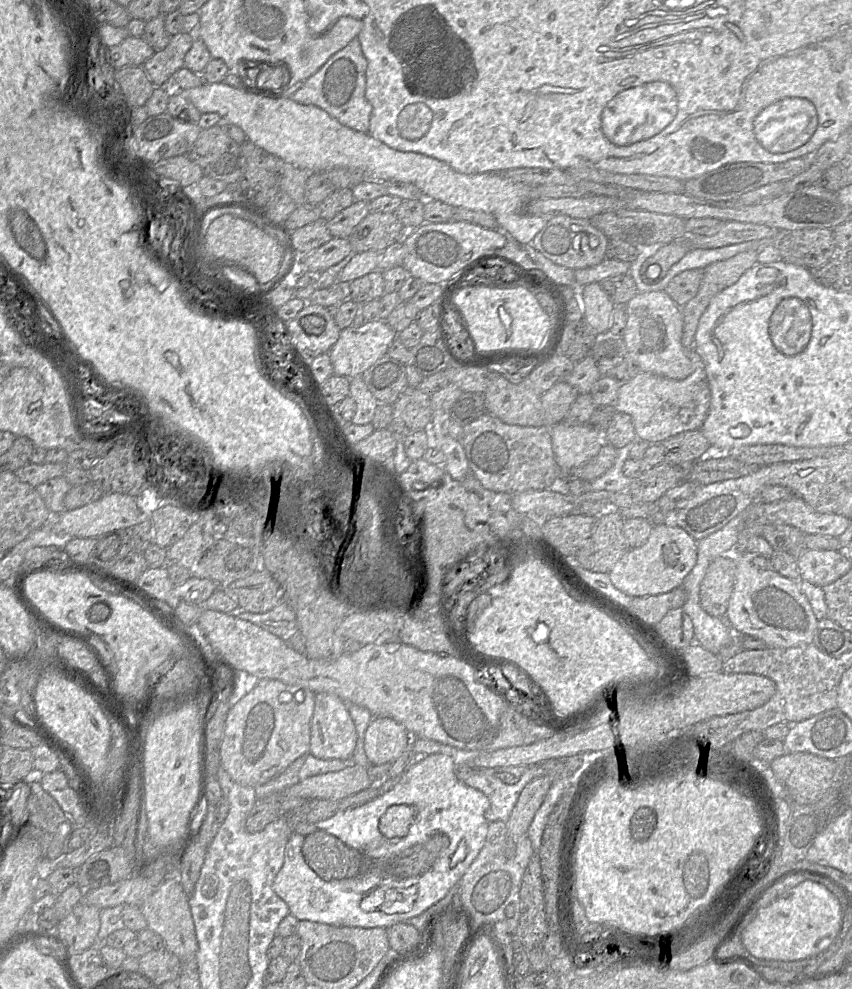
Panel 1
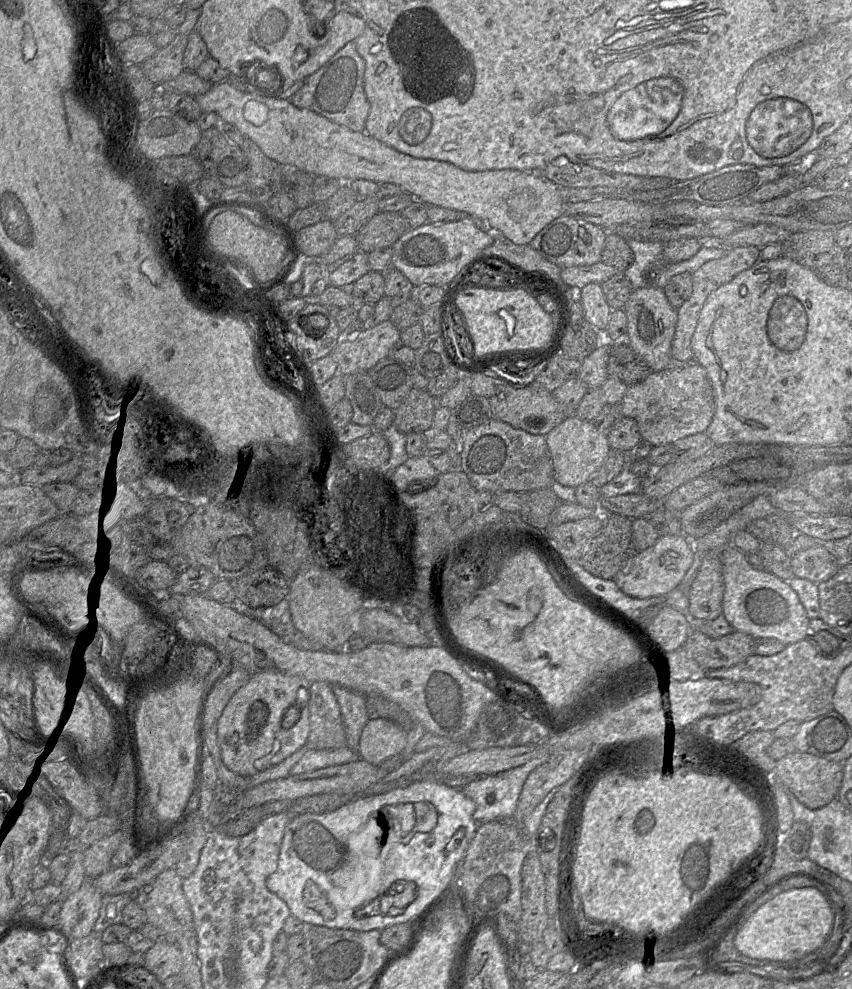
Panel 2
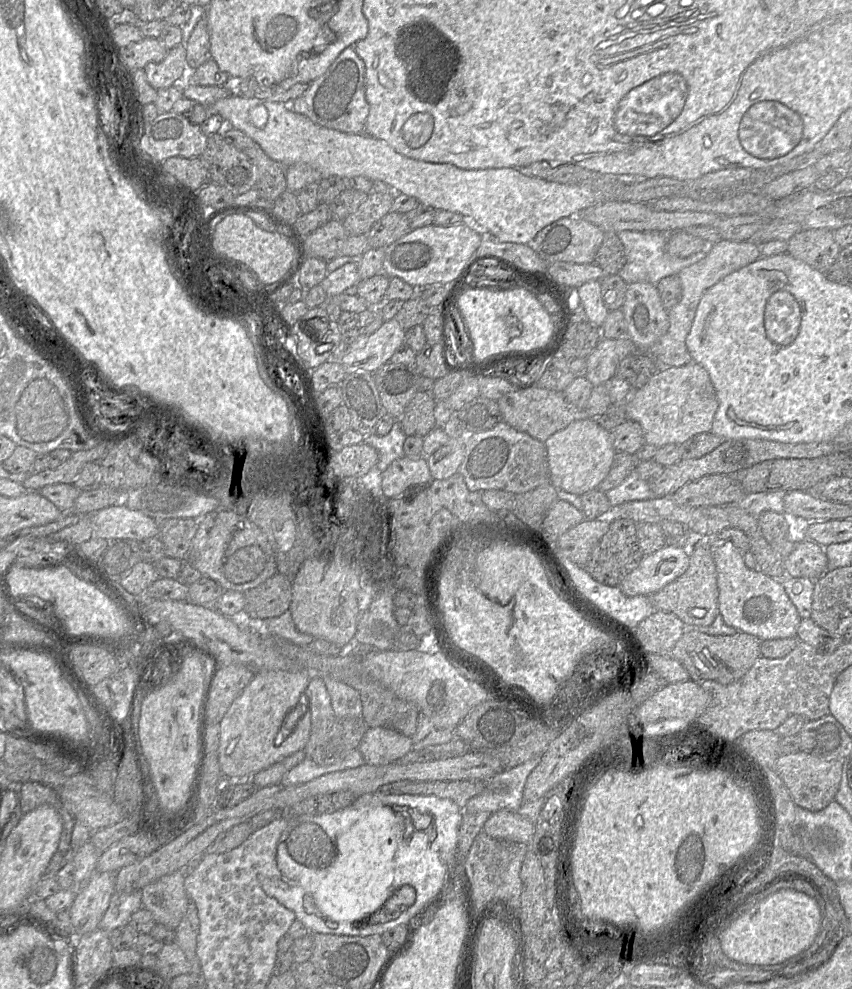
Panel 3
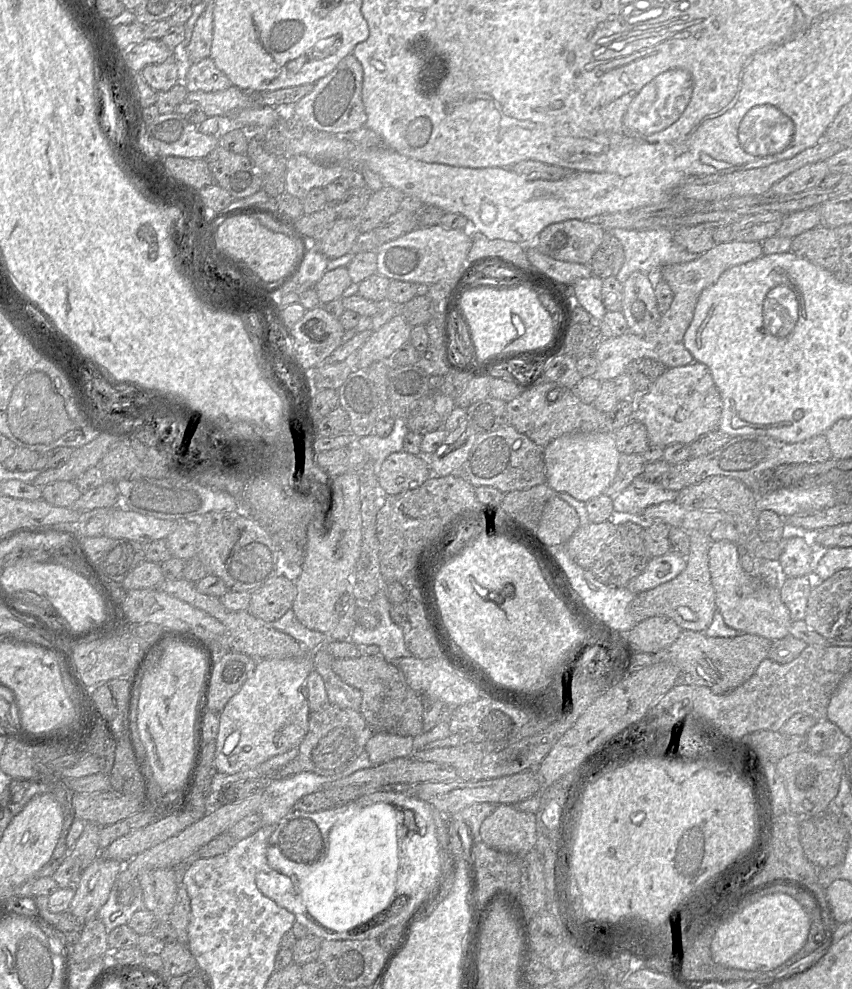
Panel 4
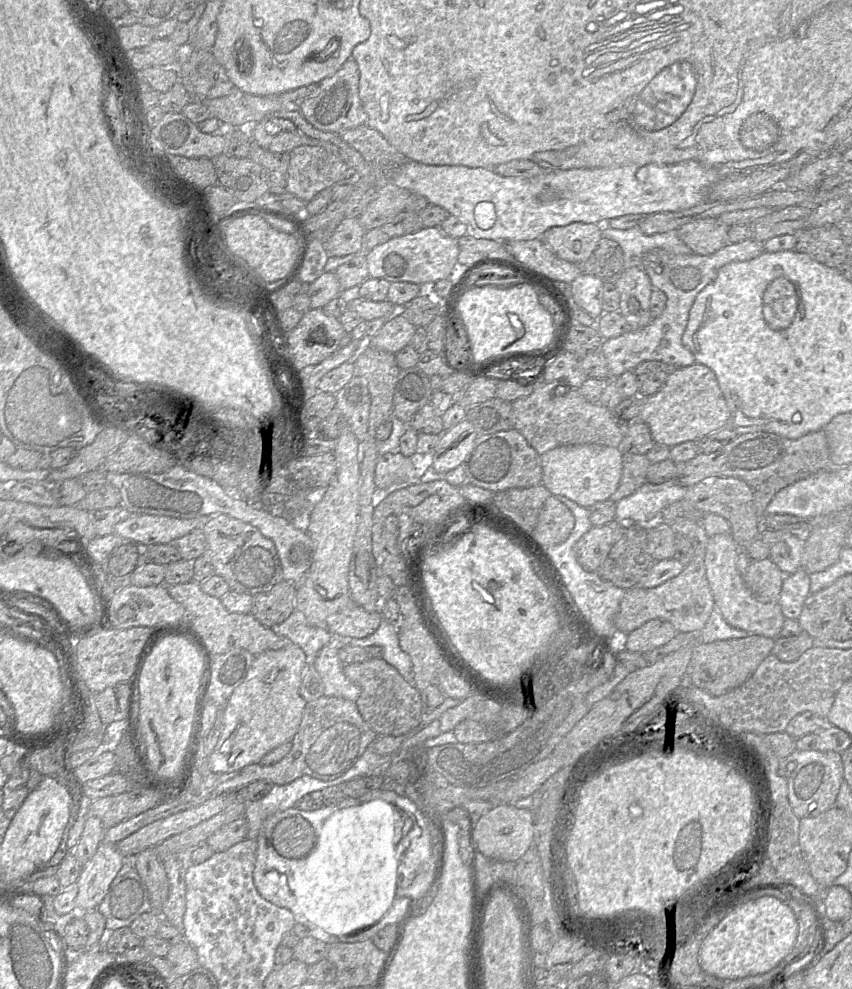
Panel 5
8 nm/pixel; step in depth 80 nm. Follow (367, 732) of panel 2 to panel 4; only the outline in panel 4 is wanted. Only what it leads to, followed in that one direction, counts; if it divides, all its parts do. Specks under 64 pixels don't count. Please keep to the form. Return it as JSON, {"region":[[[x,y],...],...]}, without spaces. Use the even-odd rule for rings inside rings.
{"region":[[[386,732],[373,733],[365,745],[365,751],[373,765],[409,757],[413,750],[413,737]]]}

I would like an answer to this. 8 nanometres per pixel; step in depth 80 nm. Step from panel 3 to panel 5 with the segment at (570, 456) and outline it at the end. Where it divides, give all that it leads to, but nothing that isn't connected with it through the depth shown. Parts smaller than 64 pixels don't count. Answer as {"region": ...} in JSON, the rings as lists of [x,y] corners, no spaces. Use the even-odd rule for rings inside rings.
{"region":[[[575,445],[554,448],[541,455],[542,483],[552,495],[563,495],[582,507],[605,501],[617,490],[622,477],[622,455],[617,447]]]}

